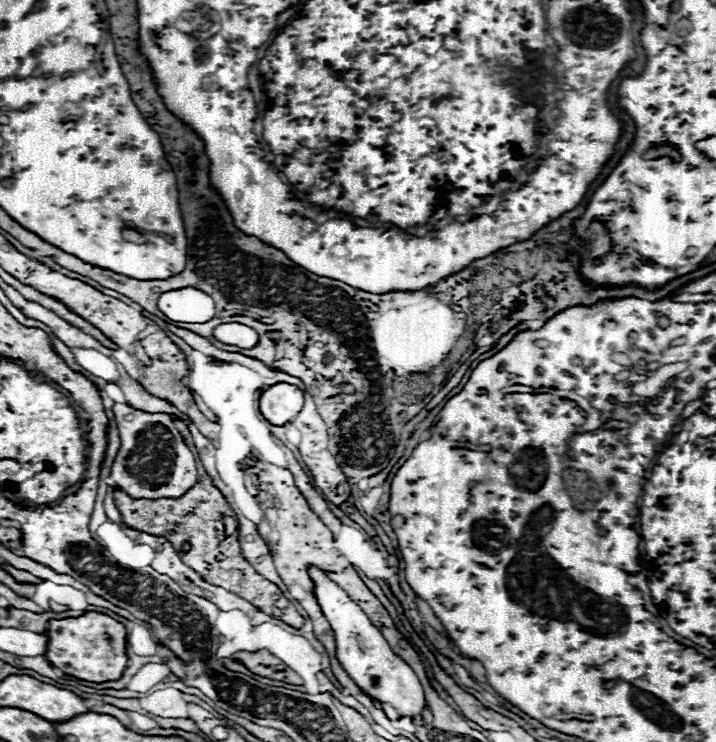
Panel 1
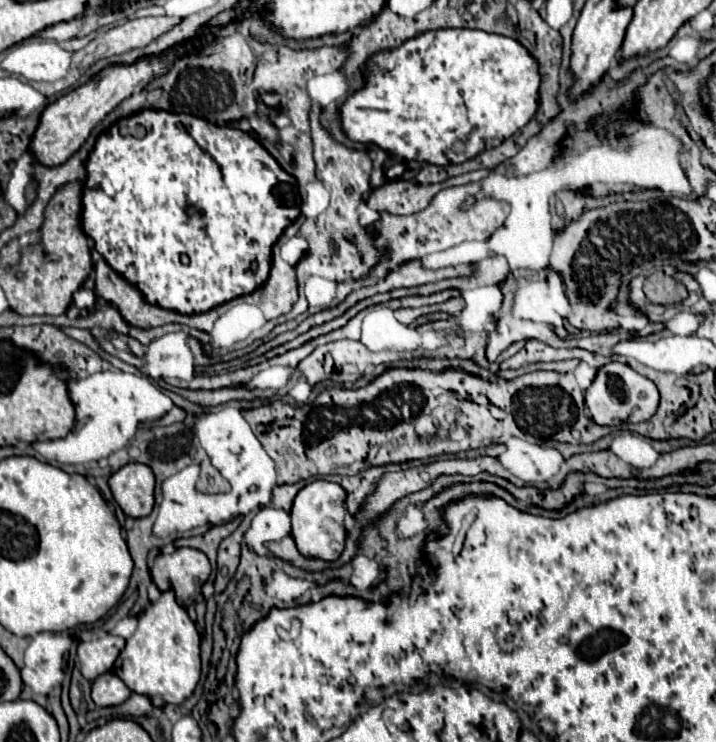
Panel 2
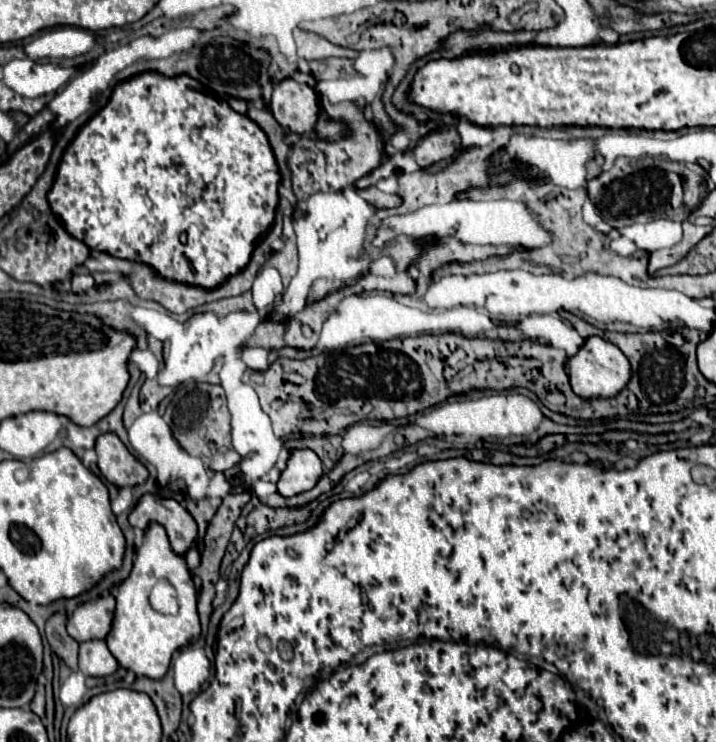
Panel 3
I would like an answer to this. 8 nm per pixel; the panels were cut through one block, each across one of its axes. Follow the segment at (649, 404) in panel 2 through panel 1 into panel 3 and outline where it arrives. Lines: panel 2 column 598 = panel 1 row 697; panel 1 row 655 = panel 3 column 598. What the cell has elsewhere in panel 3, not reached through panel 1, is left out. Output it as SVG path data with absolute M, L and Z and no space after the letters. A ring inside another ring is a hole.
M600 336L586 338L586 342L580 346L580 350L568 360L568 370L570 370L572 390L582 398L594 398L594 396L610 398L610 396L616 396L626 386L626 382L630 380L628 358L622 354L622 350L618 346L614 346L612 342L606 342Z

